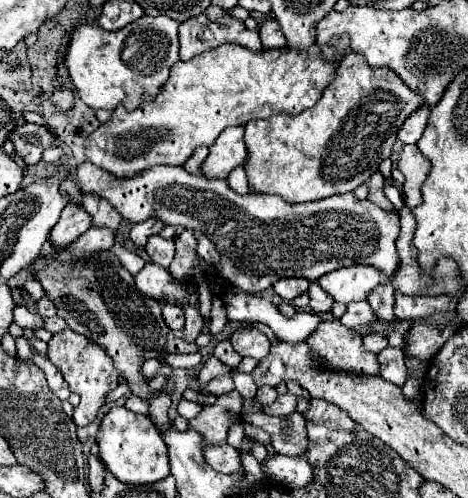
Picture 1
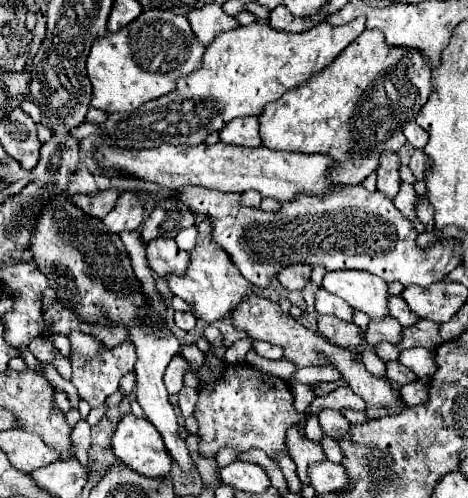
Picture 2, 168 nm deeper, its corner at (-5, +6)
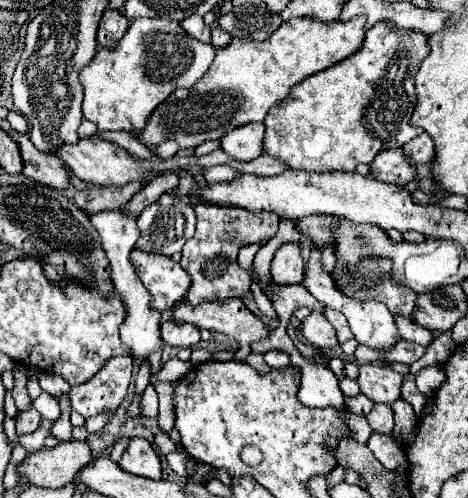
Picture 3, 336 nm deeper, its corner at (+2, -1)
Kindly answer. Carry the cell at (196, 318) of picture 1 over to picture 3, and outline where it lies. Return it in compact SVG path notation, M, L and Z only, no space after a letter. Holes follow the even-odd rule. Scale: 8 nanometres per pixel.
M199 202L195 208L197 230L183 246L181 268L191 276L191 286L185 294L185 302L197 306L201 302L215 302L225 298L243 298L249 292L249 272L237 264L237 252L245 244L267 242L277 232L279 216L273 212L249 212L235 206L219 206Z

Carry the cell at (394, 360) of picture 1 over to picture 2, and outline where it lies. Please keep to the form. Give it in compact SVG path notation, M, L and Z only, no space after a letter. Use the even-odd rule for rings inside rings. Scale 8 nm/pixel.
M396 361L396 363L386 363L386 377L388 377L390 381L400 383L400 385L406 385L406 383L418 379L408 367L404 367L404 365L398 363L398 361Z

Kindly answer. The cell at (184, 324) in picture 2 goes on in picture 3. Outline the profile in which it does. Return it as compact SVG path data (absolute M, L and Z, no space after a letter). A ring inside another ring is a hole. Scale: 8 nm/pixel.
M167 320L167 322L161 324L161 338L165 340L165 344L179 346L179 348L195 346L201 340L197 326L187 324L187 322L177 324L175 320Z

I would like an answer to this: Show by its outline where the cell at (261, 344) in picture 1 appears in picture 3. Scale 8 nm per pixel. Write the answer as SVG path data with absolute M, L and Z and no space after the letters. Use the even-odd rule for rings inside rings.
M269 350L269 352L265 352L263 358L265 358L267 366L271 366L271 368L283 368L289 364L289 354L281 352L281 350Z

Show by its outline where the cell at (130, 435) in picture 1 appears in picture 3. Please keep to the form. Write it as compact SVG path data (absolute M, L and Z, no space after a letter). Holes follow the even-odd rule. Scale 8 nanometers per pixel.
M131 438L125 448L119 466L135 476L161 480L161 462L151 444L145 438Z

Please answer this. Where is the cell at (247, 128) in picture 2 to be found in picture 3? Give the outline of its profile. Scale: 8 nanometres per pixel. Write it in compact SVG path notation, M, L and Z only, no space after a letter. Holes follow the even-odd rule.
M259 122L239 126L221 138L221 150L239 162L255 160L263 154L263 134L265 126Z

